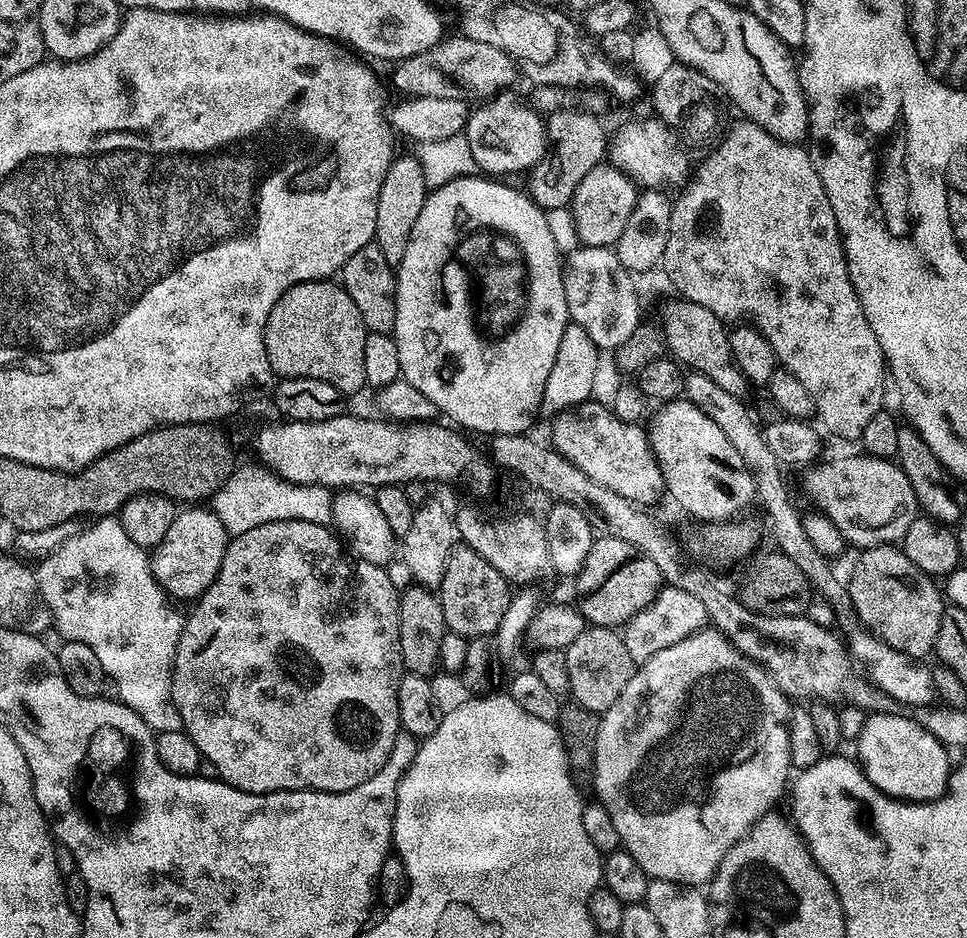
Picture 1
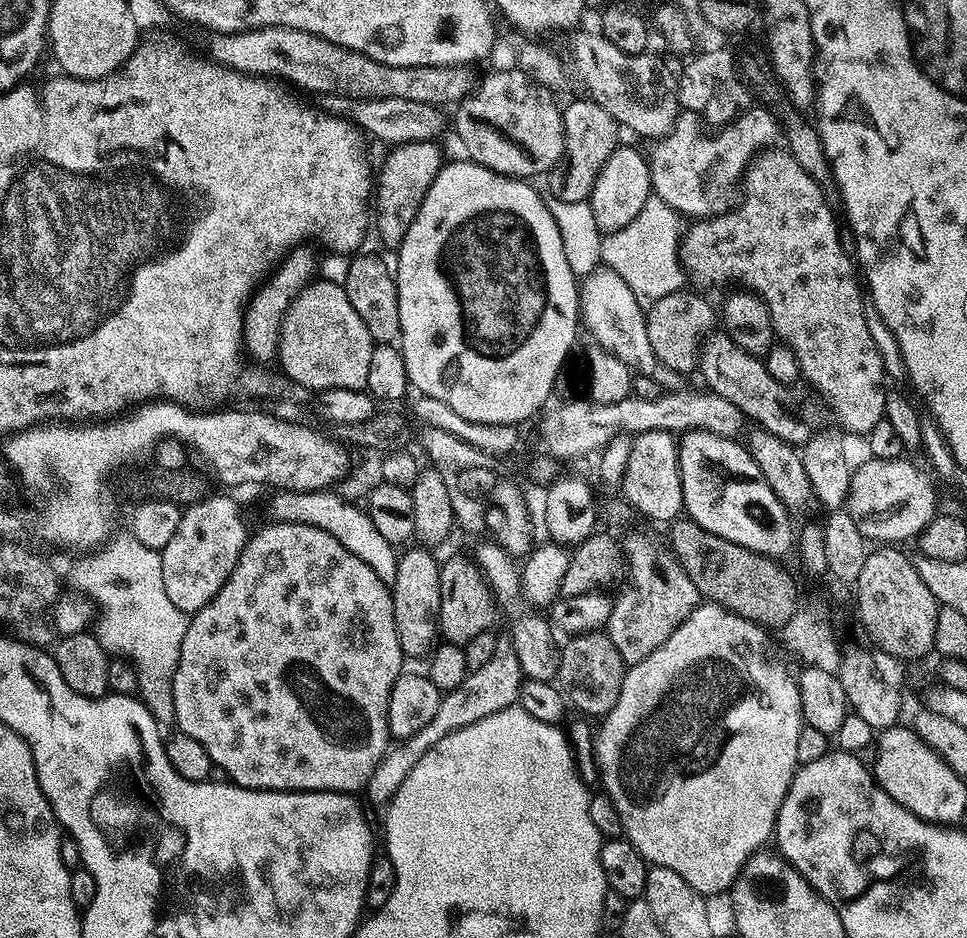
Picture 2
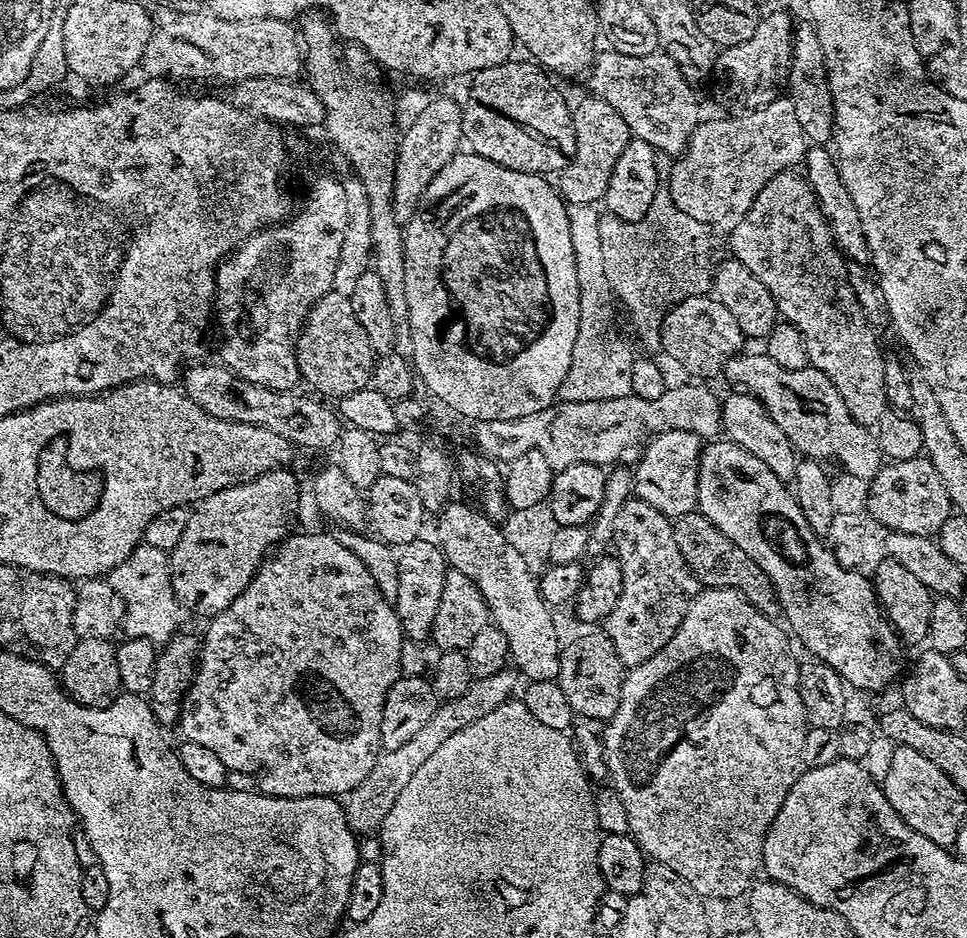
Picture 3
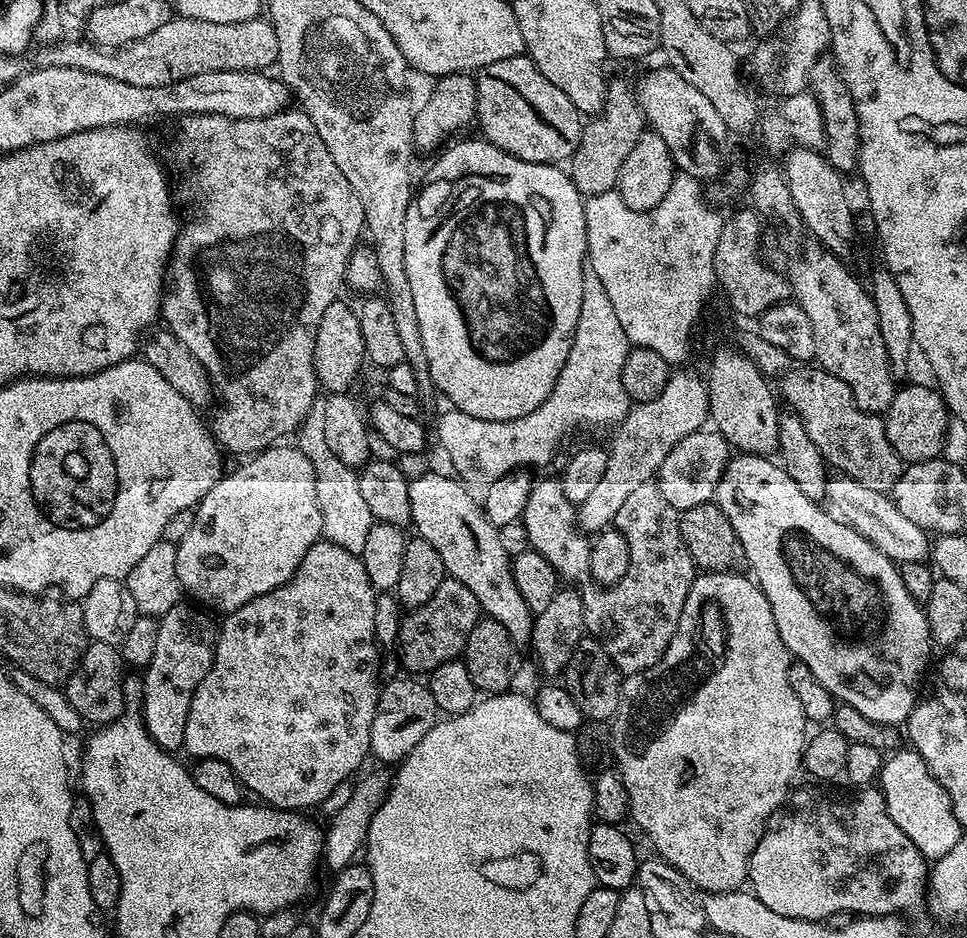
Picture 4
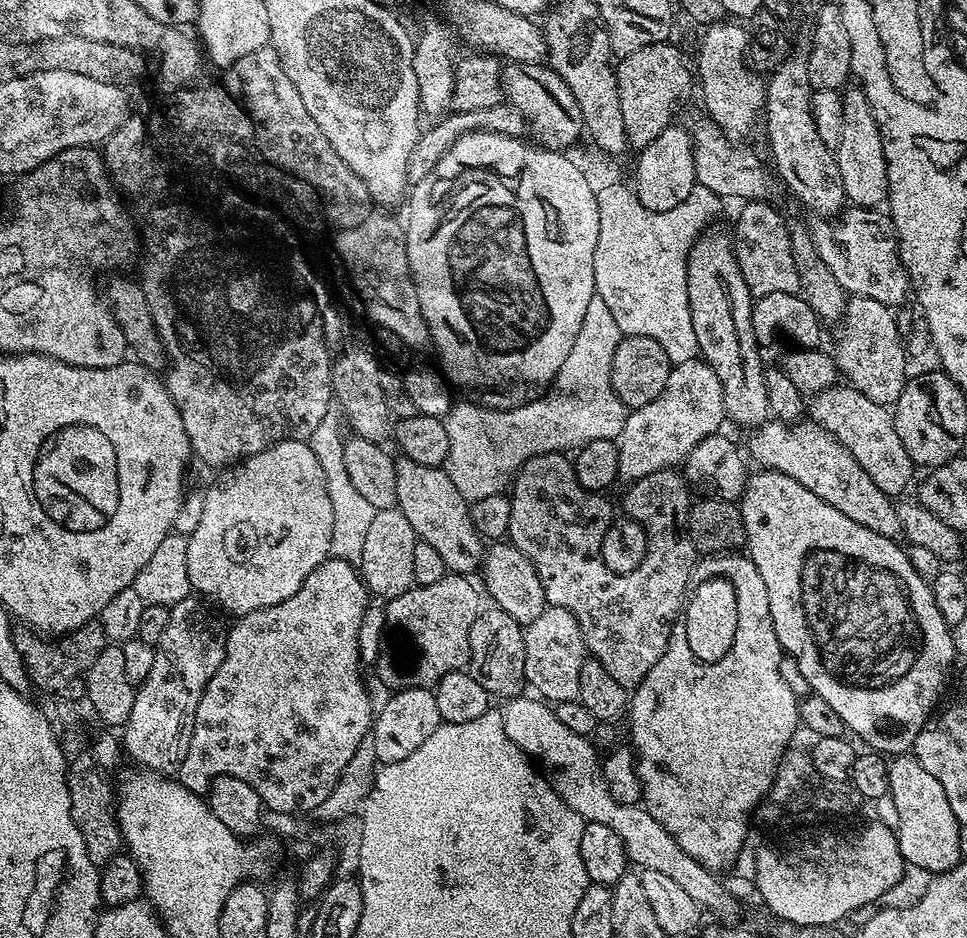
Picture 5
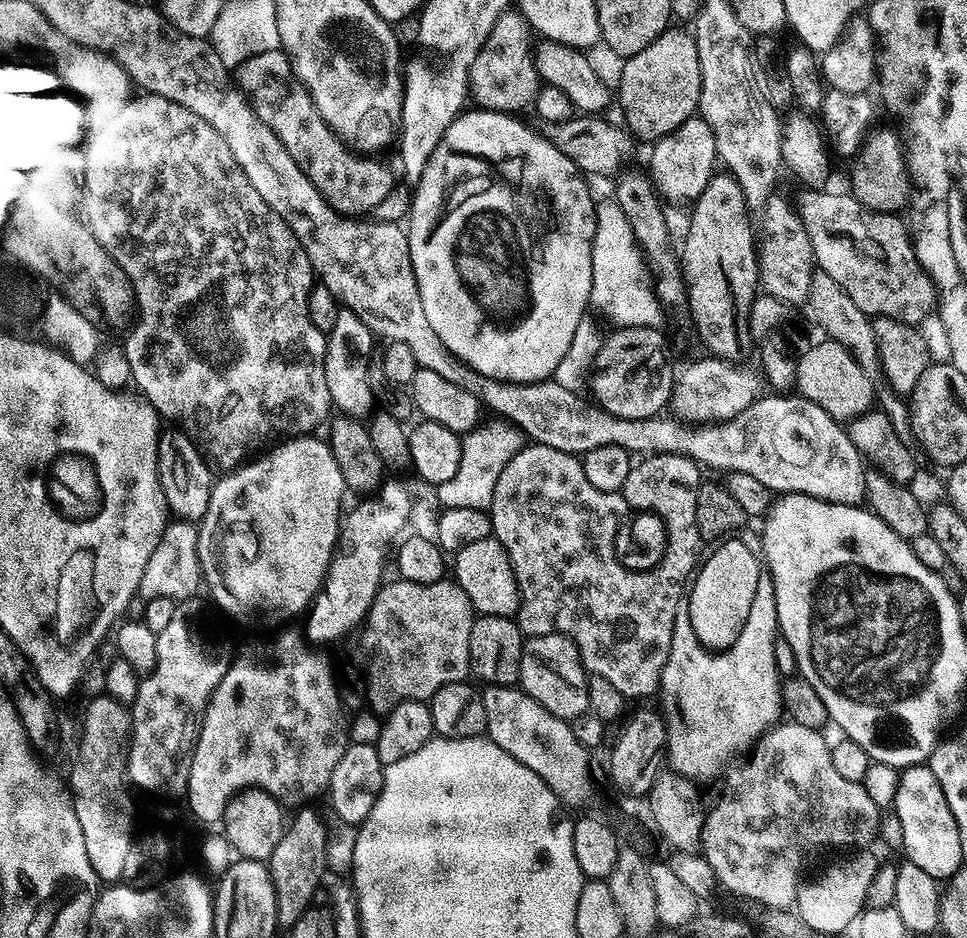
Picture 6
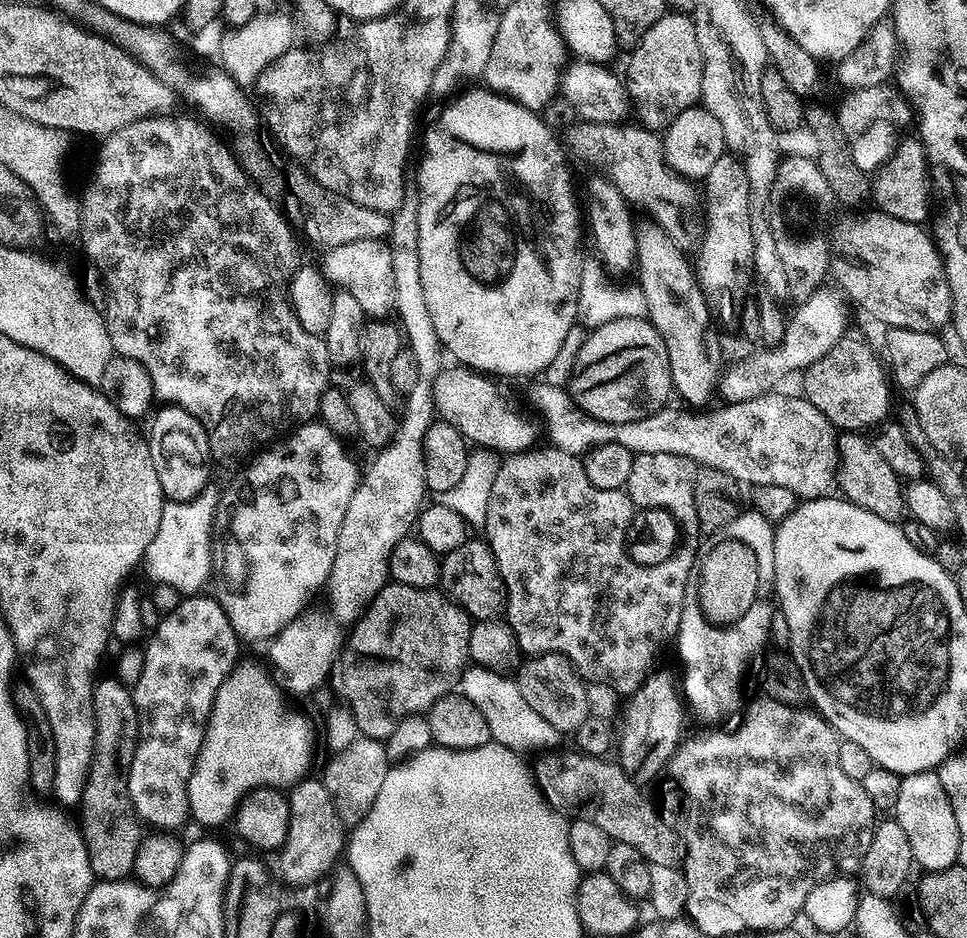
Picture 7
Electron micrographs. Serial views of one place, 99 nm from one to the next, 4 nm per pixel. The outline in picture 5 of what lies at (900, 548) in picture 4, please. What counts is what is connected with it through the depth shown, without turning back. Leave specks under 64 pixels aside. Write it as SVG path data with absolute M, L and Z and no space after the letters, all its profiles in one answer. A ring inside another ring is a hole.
M769 418L763 424L753 427L751 432L747 455L752 455L760 463L757 465L761 469L774 468L794 478L794 482L802 482L802 486L818 494L822 502L830 502L834 510L842 510L846 518L858 522L858 526L866 526L866 530L874 534L893 538L901 535L893 499L875 486L870 474L858 466L850 450L846 450L846 446L835 440L821 424L794 422L788 425L785 421Z

